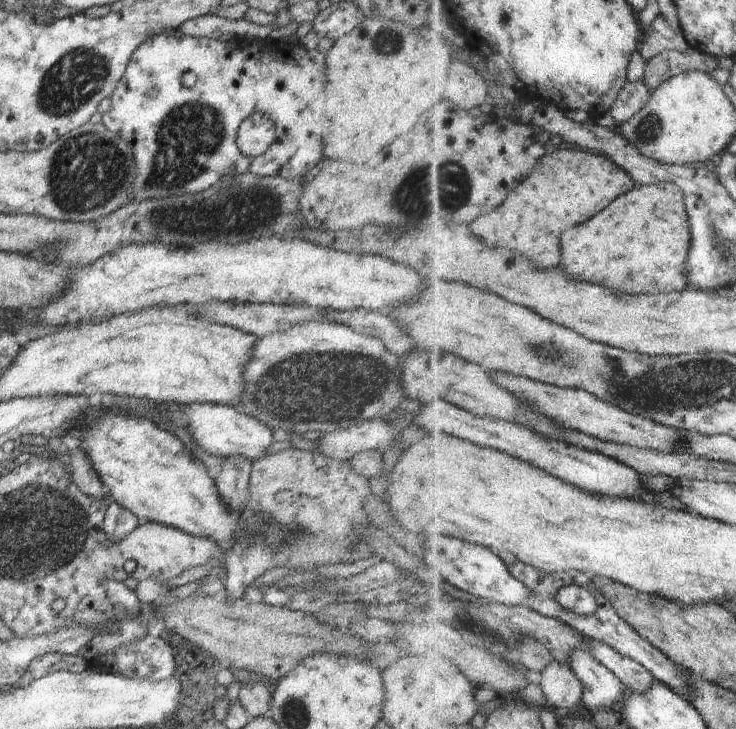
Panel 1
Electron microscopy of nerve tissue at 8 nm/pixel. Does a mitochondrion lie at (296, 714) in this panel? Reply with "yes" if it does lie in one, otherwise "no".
yes

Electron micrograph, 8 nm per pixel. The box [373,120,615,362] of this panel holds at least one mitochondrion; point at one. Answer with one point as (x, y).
(449, 183)

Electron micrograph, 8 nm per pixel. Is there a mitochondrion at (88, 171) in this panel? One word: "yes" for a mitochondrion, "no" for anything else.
yes

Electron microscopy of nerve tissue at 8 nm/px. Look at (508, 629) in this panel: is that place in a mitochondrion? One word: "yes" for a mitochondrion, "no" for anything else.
yes

